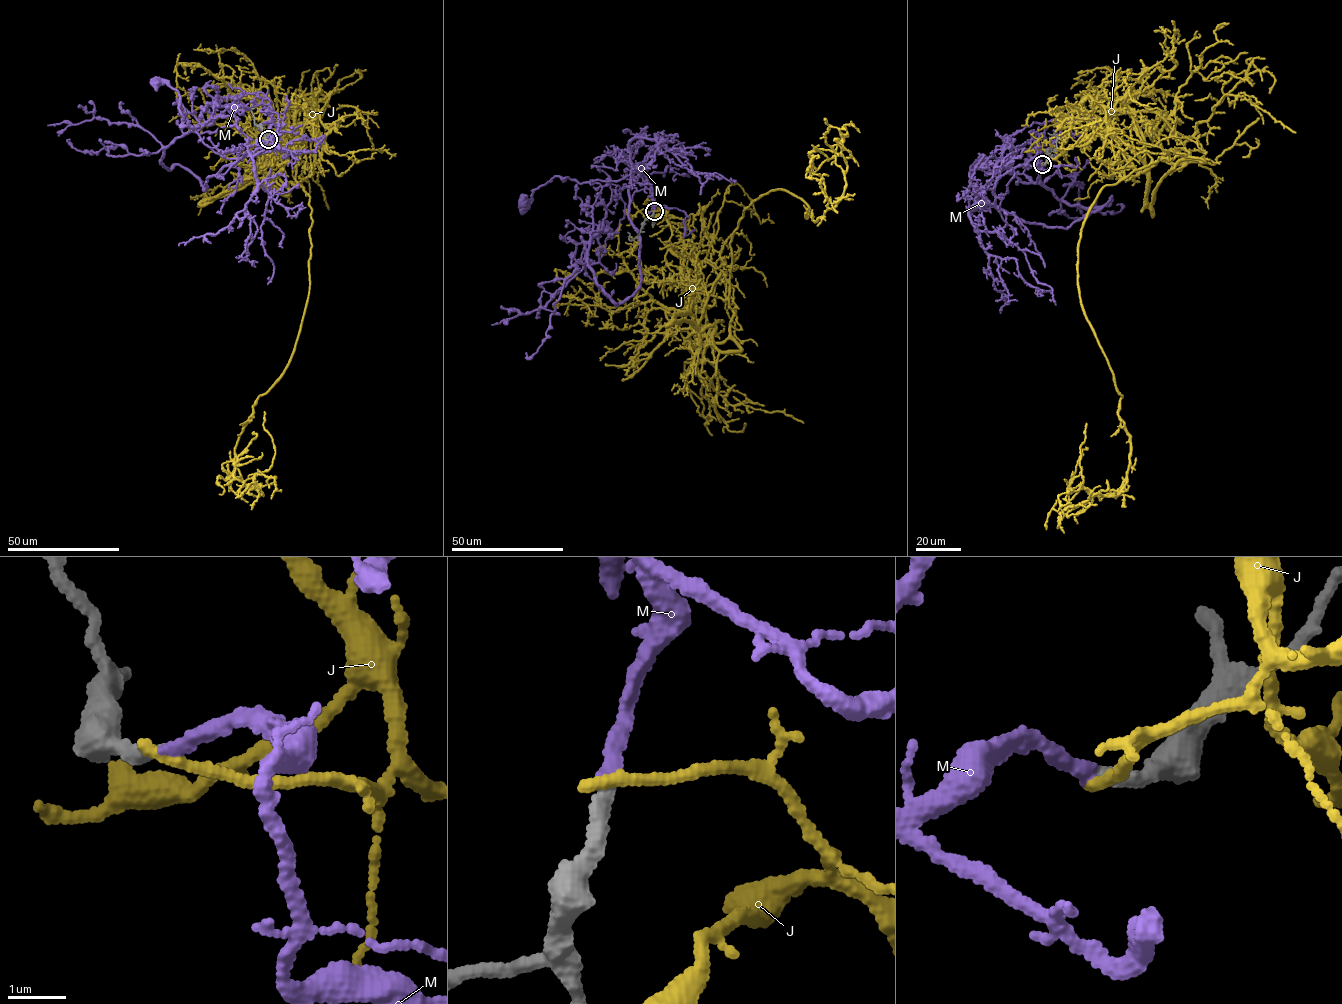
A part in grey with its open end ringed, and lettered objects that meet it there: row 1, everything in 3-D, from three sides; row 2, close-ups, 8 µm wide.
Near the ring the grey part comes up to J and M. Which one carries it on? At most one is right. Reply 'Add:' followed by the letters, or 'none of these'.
Add: M

